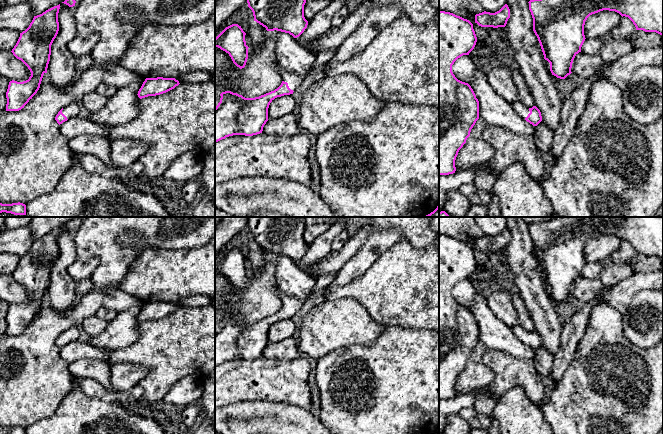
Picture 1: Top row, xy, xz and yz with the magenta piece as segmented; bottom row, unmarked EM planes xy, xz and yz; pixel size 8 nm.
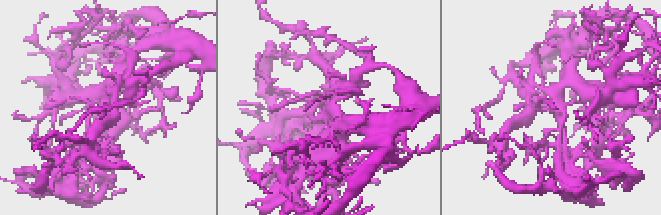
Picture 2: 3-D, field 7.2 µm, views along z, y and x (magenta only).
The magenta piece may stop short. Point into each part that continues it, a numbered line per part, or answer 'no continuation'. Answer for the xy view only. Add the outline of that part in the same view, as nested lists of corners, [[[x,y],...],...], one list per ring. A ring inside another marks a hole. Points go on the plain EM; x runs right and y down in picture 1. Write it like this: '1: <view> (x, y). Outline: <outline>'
1: xy (69, 335). Outline: [[[77,327],[67,329],[63,332],[62,337],[67,341],[67,343],[77,340],[79,337],[79,329]]]

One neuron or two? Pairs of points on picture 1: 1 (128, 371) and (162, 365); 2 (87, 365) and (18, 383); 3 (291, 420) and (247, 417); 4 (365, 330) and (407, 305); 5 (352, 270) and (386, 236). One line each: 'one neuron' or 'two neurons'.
1: two neurons
2: two neurons
3: one neuron
4: two neurons
5: one neuron

